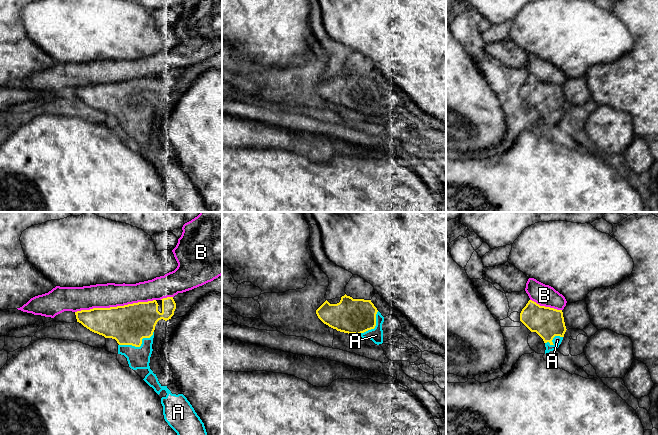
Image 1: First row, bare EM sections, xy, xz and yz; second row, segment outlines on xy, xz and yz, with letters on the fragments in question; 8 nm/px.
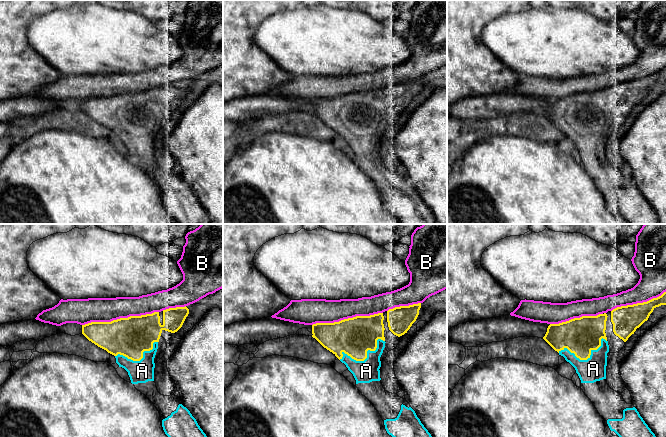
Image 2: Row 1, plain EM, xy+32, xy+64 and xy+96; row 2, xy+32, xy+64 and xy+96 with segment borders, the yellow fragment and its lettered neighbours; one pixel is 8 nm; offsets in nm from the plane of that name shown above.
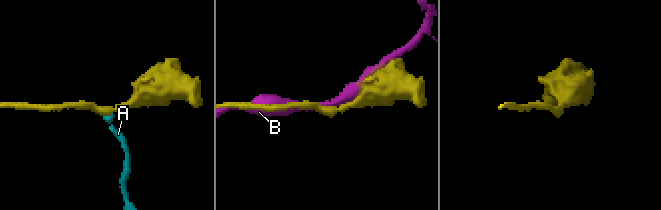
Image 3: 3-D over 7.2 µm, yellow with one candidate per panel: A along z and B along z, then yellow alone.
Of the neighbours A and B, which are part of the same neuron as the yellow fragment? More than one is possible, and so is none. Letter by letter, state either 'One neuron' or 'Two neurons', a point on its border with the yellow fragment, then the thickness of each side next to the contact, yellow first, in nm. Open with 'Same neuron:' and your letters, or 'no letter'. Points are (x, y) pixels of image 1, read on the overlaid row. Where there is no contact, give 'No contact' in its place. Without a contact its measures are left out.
Same neuron: A
A: One neuron. Touches yellow at xy (139, 346). Thickness 320 nm (yellow) against 180 nm
B: Two neurons. Touches yellow at xy (115, 307). Thickness 320 nm (yellow) against 190 nm

